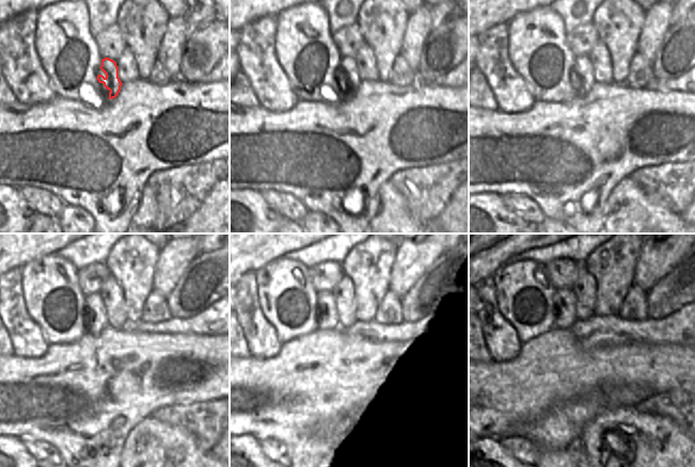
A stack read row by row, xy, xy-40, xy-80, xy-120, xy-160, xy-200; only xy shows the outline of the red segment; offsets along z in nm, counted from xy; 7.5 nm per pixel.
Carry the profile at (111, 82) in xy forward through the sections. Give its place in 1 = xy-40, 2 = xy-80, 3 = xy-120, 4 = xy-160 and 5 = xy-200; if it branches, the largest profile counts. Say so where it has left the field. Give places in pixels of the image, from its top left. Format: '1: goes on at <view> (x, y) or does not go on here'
1: goes on at xy-40 (349, 80)
2: goes on at xy-80 (582, 78)
3: goes on at xy-120 (95, 320)
4: goes on at xy-160 (327, 315)
5: goes on at xy-200 (564, 302)

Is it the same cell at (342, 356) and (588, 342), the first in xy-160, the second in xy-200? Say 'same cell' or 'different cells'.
different cells

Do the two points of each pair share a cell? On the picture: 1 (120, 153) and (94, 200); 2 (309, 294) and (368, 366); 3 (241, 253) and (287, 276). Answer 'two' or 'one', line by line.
1: one
2: two
3: two

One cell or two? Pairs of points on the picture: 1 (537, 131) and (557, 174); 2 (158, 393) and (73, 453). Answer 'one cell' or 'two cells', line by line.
1: one cell
2: one cell

